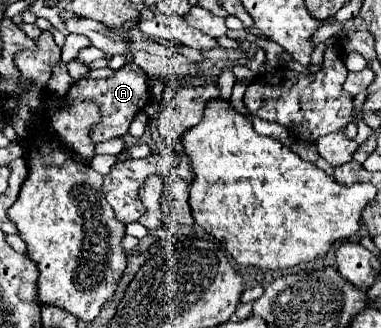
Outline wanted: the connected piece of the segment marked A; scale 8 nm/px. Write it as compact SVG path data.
M124 65L122 69L114 71L108 79L80 79L72 83L66 95L68 101L80 101L80 99L92 99L100 105L102 121L92 131L92 141L102 143L114 137L122 137L128 133L128 125L132 123L134 115L144 109L148 101L148 75L138 65Z

